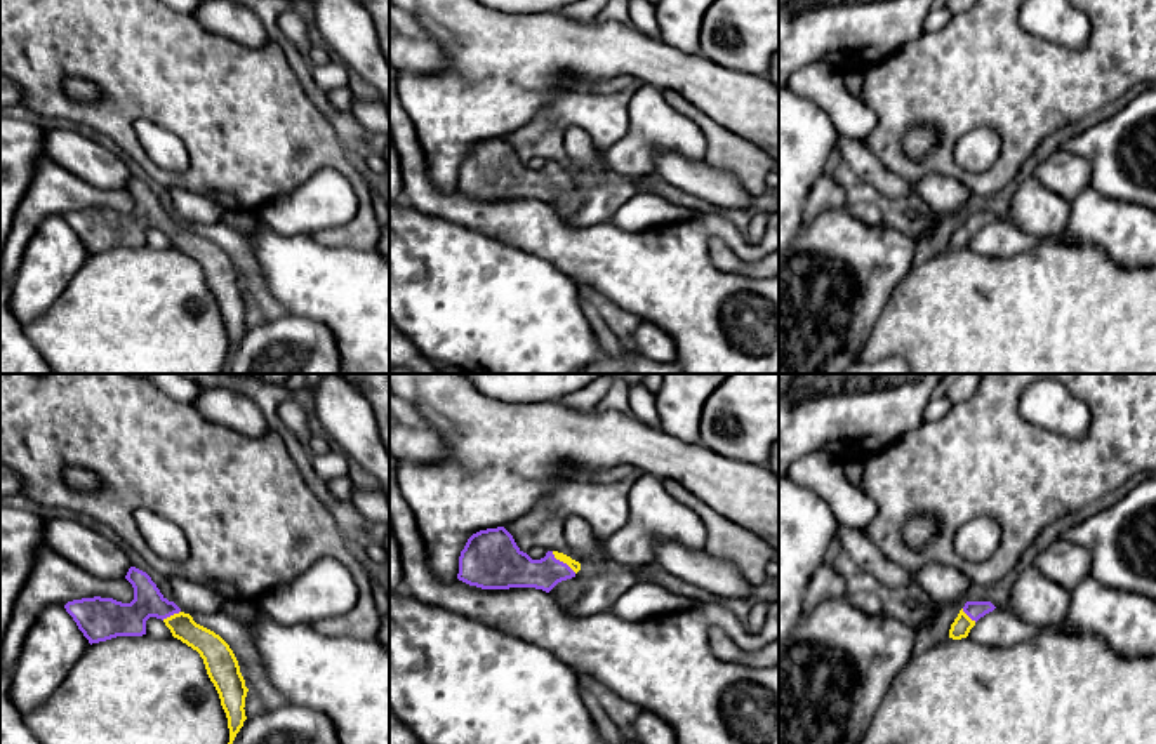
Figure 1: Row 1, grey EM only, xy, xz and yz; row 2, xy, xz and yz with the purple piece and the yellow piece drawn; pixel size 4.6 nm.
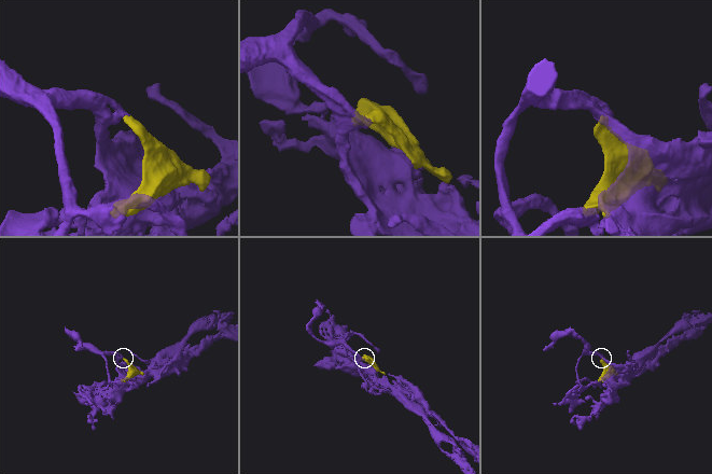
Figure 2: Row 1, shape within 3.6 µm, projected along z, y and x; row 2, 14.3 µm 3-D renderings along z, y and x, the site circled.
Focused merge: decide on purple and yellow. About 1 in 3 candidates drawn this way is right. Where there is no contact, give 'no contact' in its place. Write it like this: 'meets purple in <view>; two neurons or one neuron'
meets purple in xz; one neuron

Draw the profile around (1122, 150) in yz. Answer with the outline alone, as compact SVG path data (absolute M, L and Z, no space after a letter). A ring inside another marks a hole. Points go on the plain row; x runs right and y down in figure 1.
M1156 85L1062 146L1092 167L1100 195L1156 210Z

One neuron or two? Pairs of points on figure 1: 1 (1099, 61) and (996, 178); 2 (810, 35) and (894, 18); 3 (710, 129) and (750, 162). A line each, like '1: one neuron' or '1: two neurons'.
1: one neuron
2: one neuron
3: one neuron

